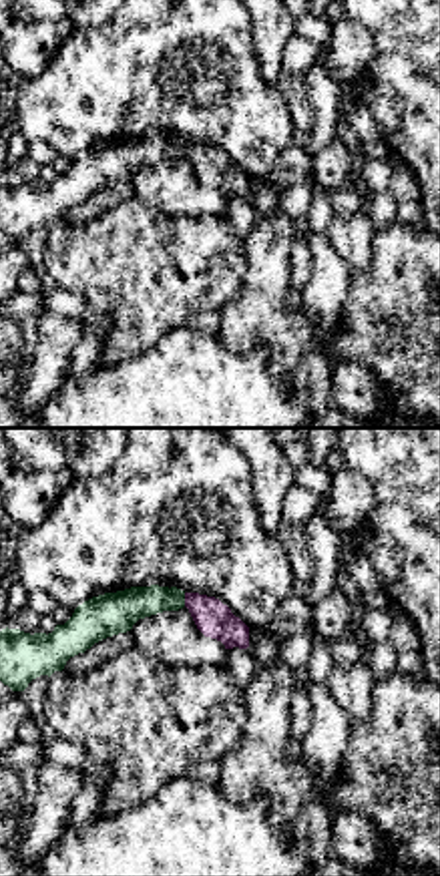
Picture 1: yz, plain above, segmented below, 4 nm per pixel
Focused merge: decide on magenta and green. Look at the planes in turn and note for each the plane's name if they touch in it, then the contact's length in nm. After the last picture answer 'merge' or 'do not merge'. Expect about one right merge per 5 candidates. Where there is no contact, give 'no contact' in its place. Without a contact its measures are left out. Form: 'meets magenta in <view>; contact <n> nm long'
meets magenta in yz; contact 60 nm long

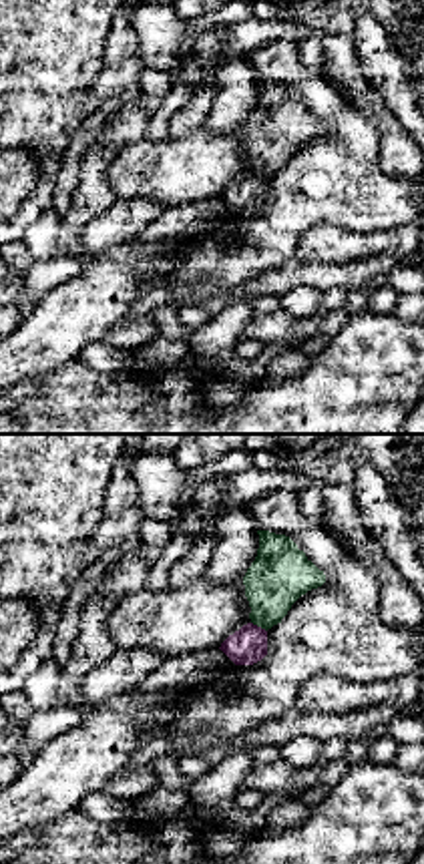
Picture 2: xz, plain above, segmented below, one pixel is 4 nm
meets magenta in xz; contact 80 nm long

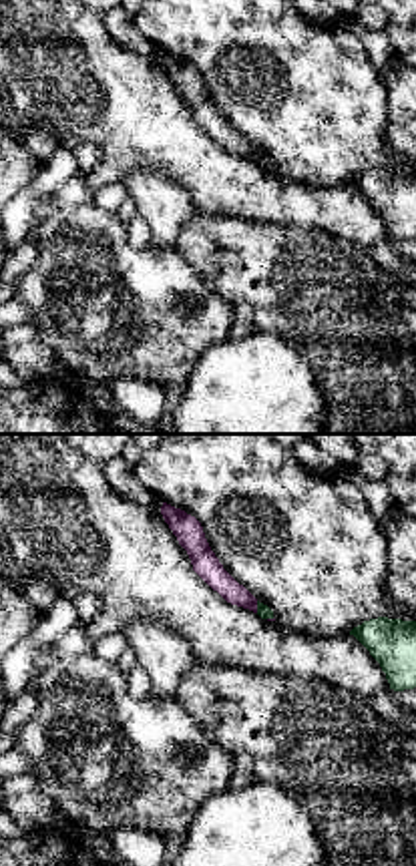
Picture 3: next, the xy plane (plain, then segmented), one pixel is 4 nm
meets magenta in xy; contact 50 nm long

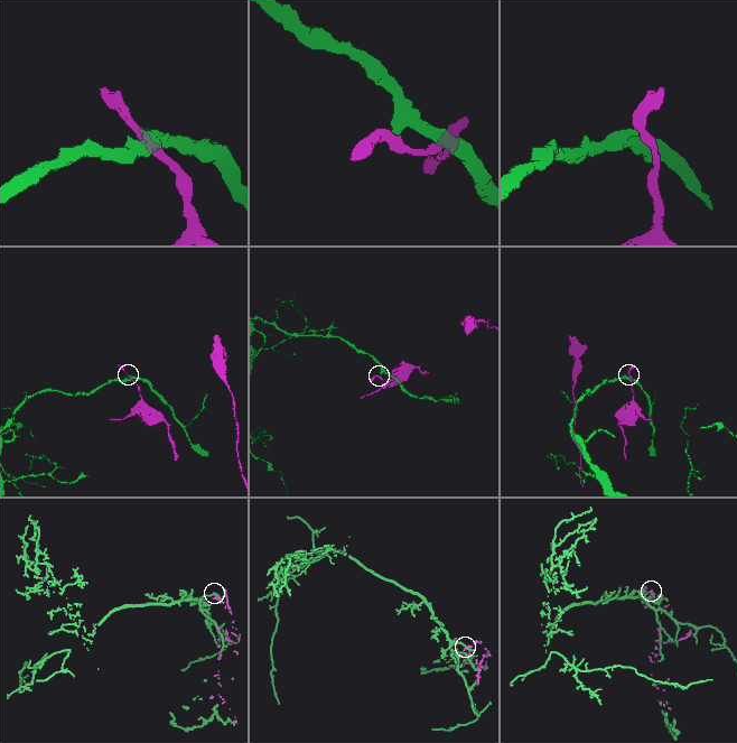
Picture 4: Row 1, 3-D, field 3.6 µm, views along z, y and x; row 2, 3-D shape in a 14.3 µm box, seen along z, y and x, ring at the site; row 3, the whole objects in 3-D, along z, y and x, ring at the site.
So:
do not merge

